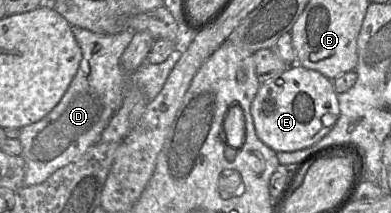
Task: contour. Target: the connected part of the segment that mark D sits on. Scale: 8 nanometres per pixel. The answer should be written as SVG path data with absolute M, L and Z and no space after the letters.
M71 26L73 35L82 50L79 69L60 102L41 120L22 127L19 140L22 145L21 157L25 162L24 186L33 186L44 182L56 170L78 160L93 145L101 140L101 135L112 117L120 109L129 88L138 88L147 100L152 102L163 89L165 82L180 60L180 51L173 50L167 60L161 64L145 62L136 71L127 74L122 69L120 58L131 42L135 31L123 31L113 35L97 34L87 29Z

